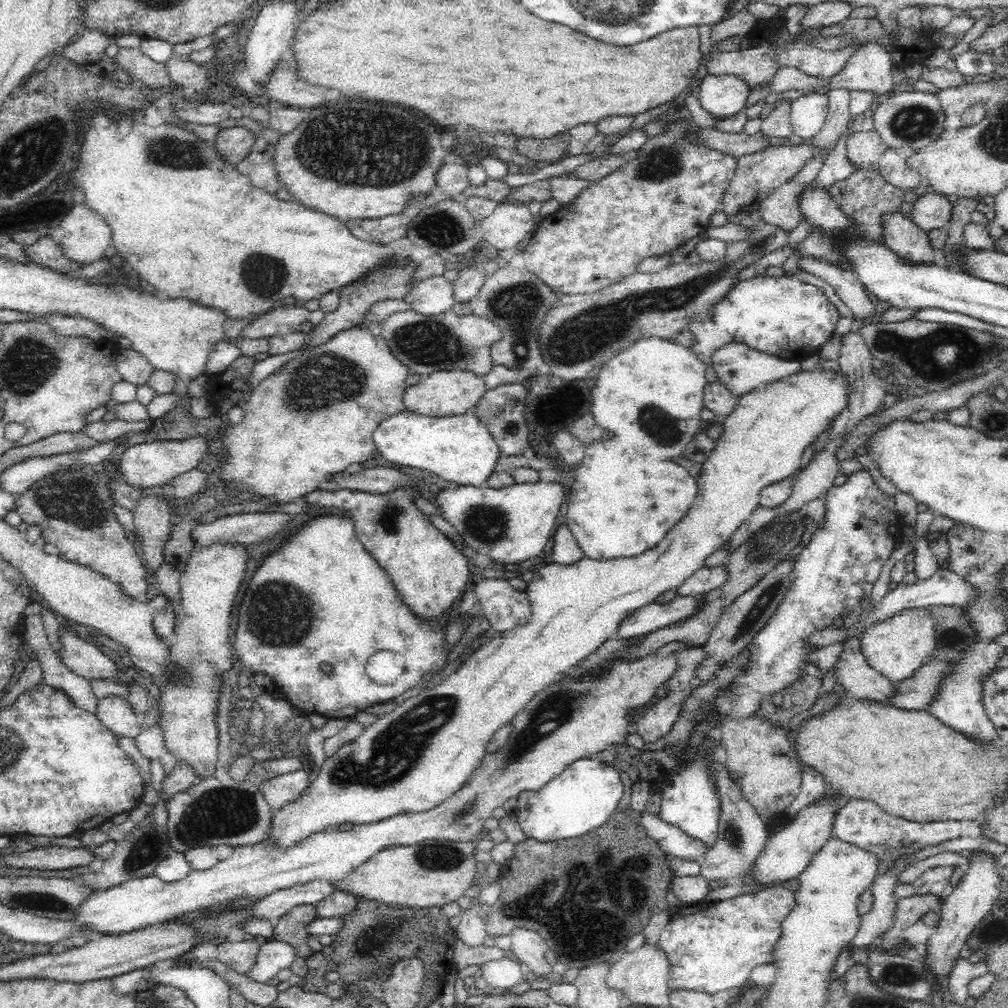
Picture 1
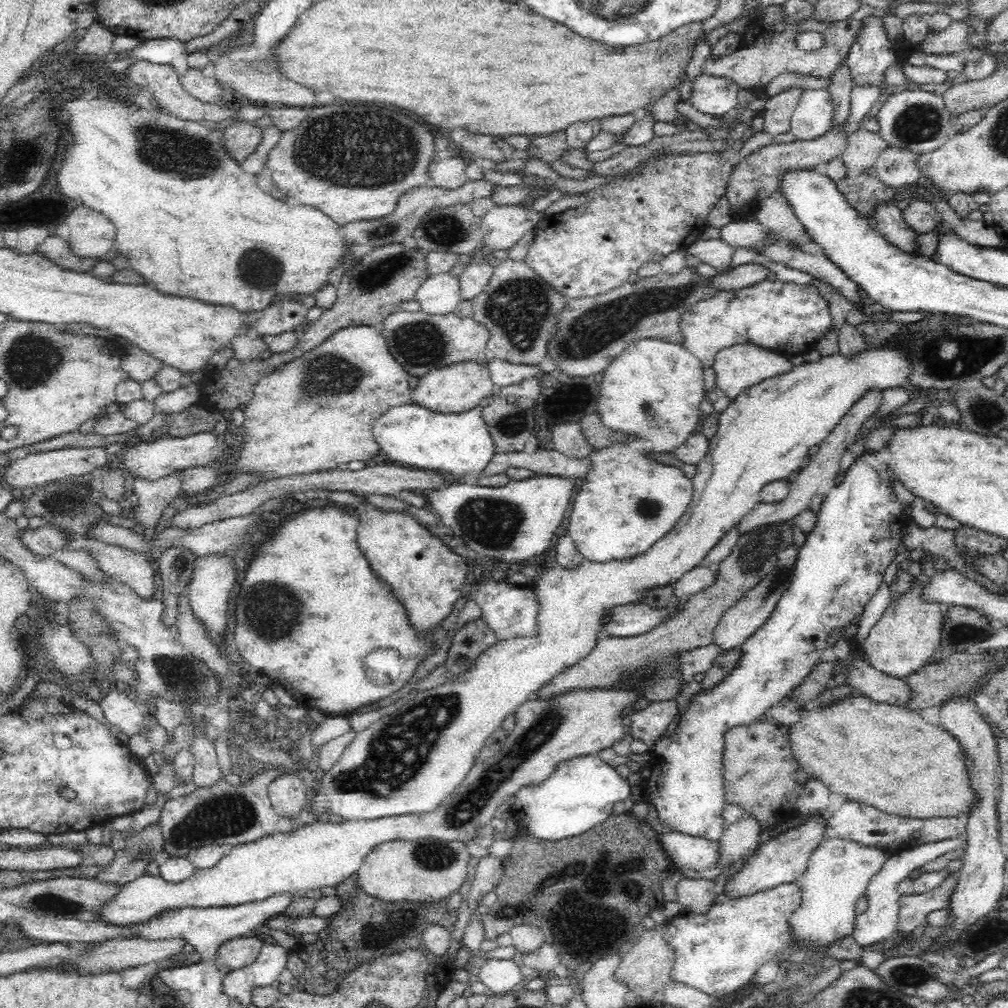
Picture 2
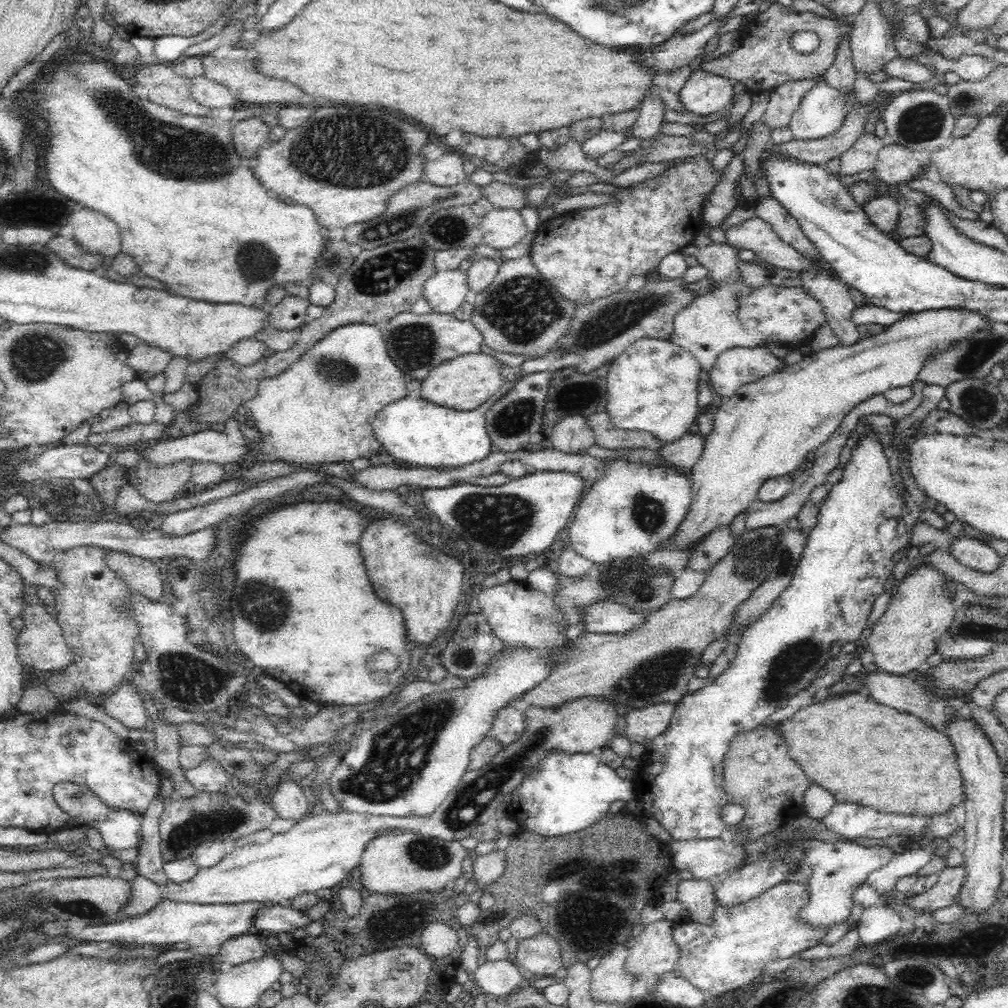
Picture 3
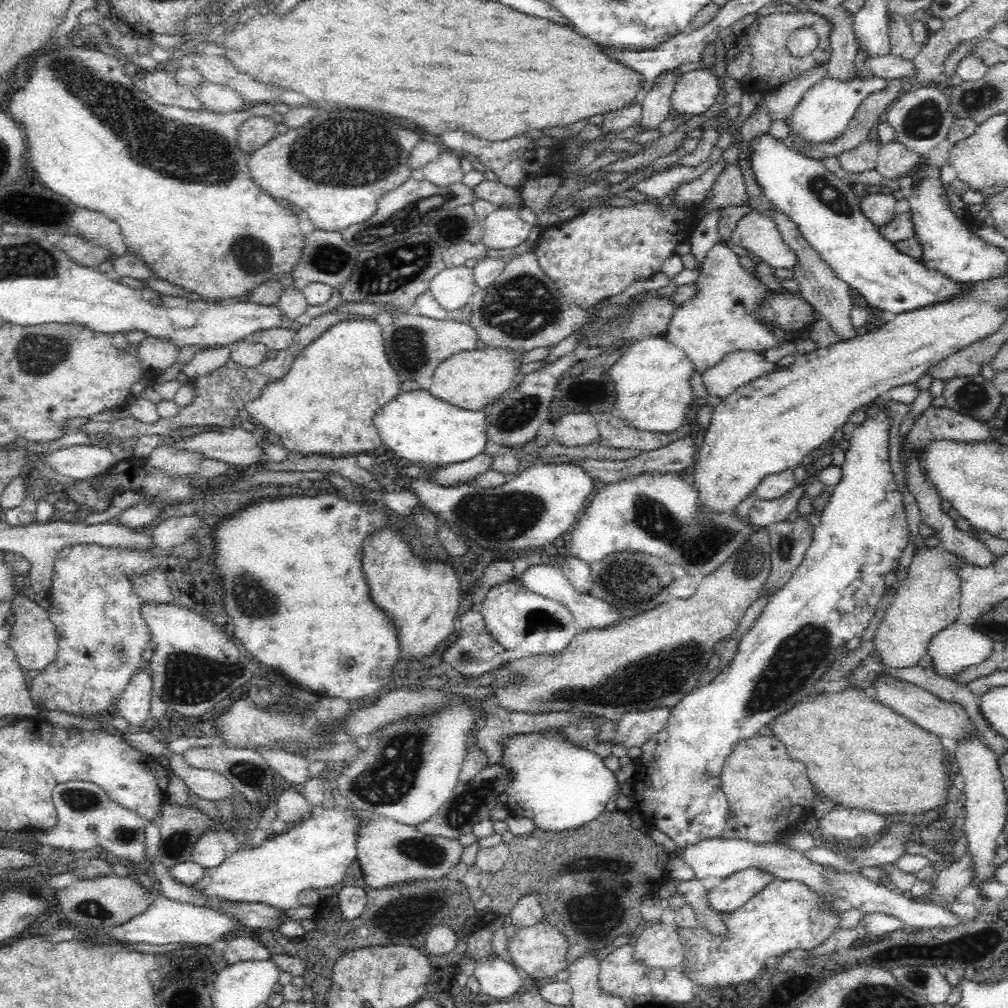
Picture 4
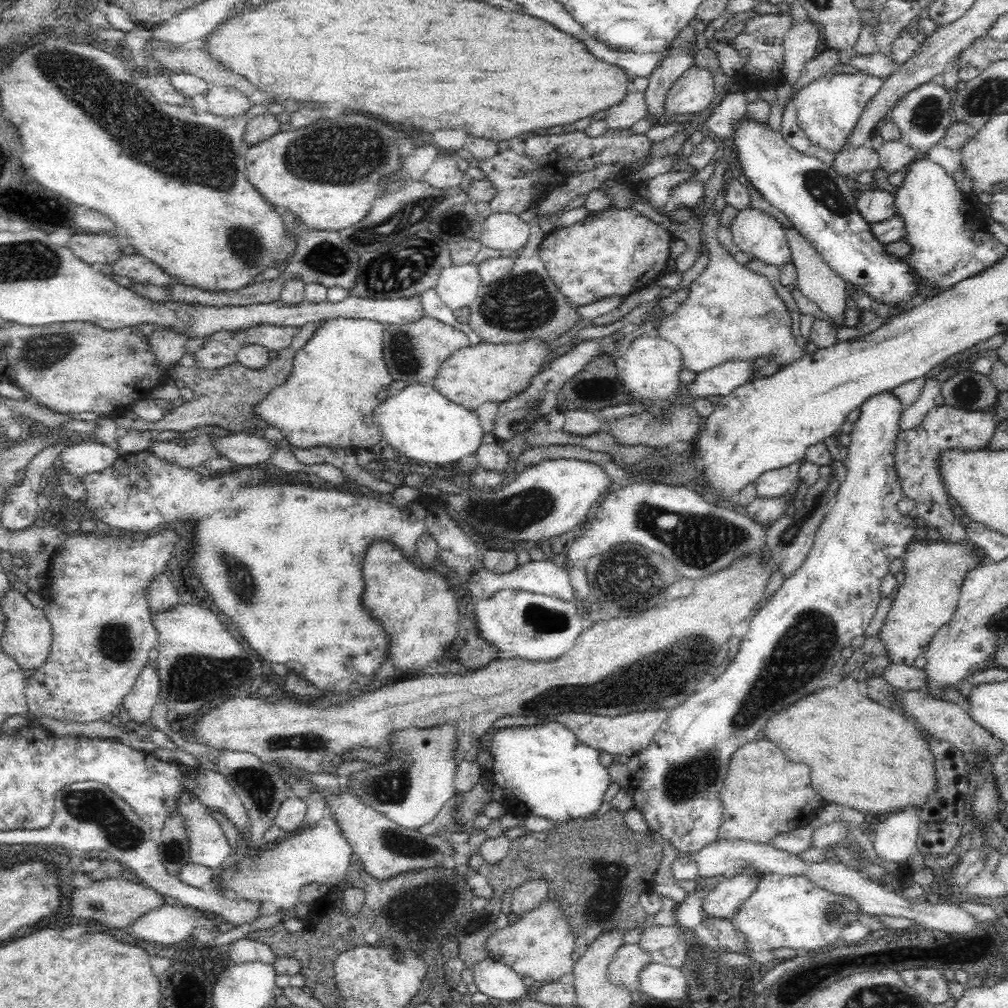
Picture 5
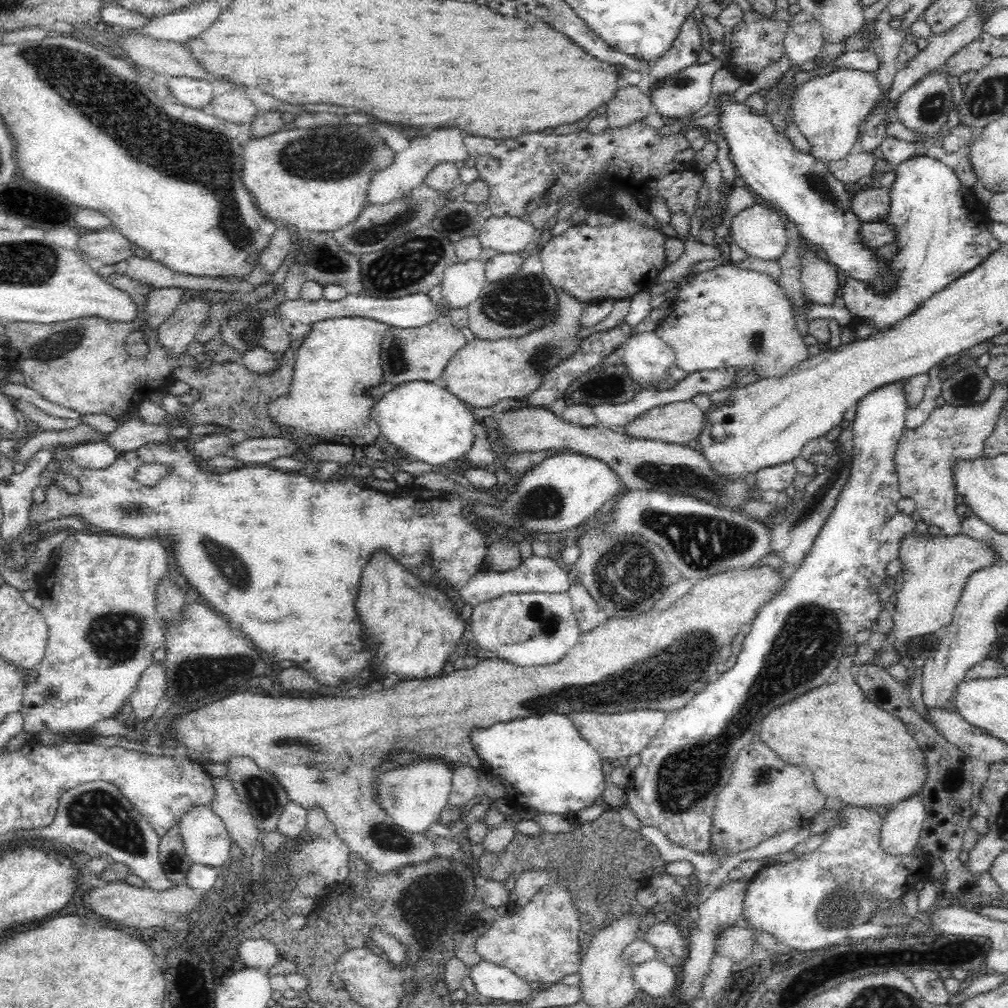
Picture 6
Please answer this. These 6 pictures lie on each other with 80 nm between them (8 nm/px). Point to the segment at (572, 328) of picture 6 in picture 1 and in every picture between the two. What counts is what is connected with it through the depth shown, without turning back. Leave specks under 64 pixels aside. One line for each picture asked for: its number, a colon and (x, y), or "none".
1: (441, 394)
2: (455, 389)
3: (463, 384)
4: (470, 380)
5: (472, 376)

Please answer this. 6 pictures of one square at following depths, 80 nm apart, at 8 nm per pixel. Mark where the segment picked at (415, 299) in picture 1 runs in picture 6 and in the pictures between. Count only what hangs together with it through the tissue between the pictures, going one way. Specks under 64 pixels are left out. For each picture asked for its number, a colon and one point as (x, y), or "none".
2: (438, 294)
3: (445, 292)
4: (452, 288)
5: (457, 286)
6: (461, 285)

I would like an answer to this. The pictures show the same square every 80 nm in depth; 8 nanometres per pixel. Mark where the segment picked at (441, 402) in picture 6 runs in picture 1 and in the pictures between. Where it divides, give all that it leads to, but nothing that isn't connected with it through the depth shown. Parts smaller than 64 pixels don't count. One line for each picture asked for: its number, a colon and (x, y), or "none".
1: (459, 449)
2: (457, 445)
3: (423, 434)
4: (415, 426)
5: (419, 423)

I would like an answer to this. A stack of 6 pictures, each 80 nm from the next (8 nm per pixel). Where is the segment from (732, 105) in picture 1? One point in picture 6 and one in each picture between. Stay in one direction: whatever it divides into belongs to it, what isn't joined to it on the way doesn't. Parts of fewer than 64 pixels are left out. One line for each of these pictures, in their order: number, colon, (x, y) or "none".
2: (714, 95)
3: (703, 93)
4: (698, 89)
5: (692, 93)
6: (685, 93)

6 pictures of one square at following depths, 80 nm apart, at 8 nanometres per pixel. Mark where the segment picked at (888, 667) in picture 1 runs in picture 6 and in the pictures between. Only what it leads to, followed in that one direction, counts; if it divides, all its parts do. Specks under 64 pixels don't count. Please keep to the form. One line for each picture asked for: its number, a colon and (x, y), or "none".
2: (909, 633)
3: (917, 617)
4: (928, 600)
5: (927, 598)
6: (935, 569)

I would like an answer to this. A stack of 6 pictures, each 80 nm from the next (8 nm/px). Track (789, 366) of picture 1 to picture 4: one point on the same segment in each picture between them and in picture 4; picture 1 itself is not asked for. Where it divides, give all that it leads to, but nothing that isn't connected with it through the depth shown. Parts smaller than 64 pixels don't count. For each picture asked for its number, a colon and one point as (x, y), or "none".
2: (741, 366)
3: (735, 367)
4: (736, 368)

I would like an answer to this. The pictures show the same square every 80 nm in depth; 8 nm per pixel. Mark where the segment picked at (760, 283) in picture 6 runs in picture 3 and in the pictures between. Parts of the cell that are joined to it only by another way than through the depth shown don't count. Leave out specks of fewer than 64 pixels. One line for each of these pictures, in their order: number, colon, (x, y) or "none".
3: (704, 328)
4: (715, 322)
5: (732, 313)

